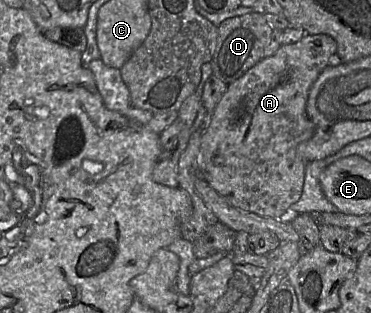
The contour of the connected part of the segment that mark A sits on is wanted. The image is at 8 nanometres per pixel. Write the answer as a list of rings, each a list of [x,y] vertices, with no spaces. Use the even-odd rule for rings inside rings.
[[[305,34],[295,43],[281,45],[273,55],[263,57],[244,75],[227,85],[201,134],[197,170],[231,206],[262,217],[286,221],[289,207],[302,194],[307,163],[299,156],[297,147],[314,133],[314,125],[306,111],[308,94],[336,51],[337,43],[331,36]]]

